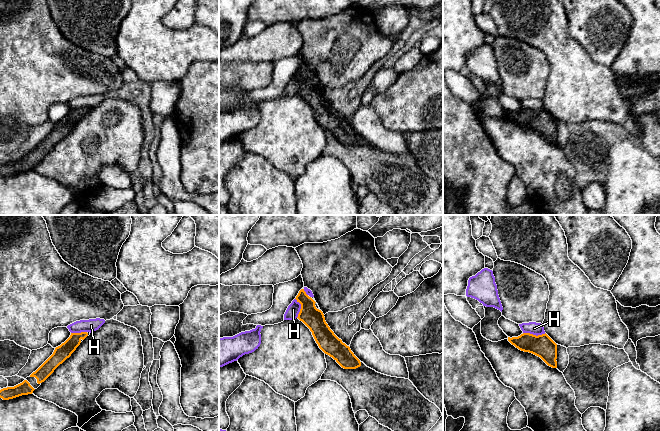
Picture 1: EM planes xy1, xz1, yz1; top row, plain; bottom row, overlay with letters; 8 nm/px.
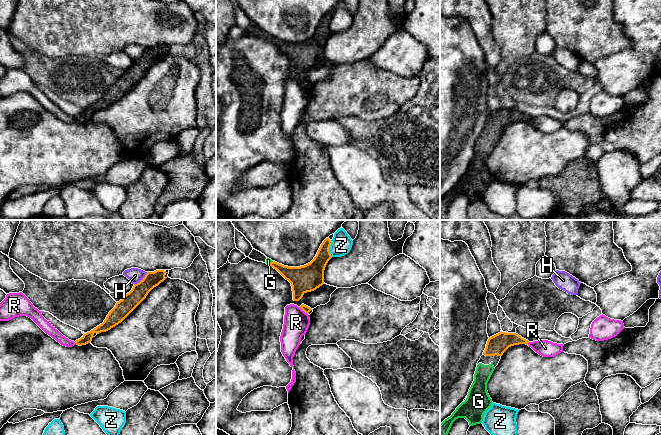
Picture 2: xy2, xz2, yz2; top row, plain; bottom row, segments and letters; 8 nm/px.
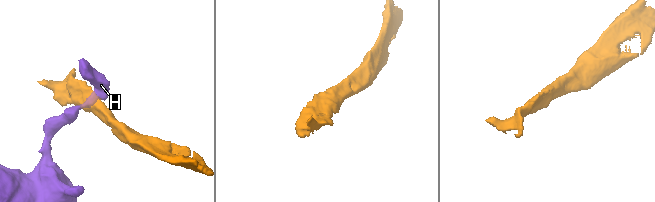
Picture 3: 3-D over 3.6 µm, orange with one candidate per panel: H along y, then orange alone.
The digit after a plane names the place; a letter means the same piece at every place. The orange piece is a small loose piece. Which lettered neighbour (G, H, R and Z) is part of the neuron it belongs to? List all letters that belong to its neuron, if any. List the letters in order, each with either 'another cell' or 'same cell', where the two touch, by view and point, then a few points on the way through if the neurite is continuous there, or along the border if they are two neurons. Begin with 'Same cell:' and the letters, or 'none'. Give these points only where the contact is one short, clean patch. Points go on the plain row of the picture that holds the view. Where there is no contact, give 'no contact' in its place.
Same cell: G
G: same cell; meets orange in xz2 at (271, 38)
H: another cell; meets orange in yz1 at (534, 111); border along yz1 (523, 108), (536, 111), (545, 109)
R: another cell; meets orange in xz2 at (303, 86); border along xz2 (299, 83), (307, 90)
Z: another cell; meets orange in xz2 at (329, 23); border along xz2 (332, 16), (329, 22), (331, 32)

